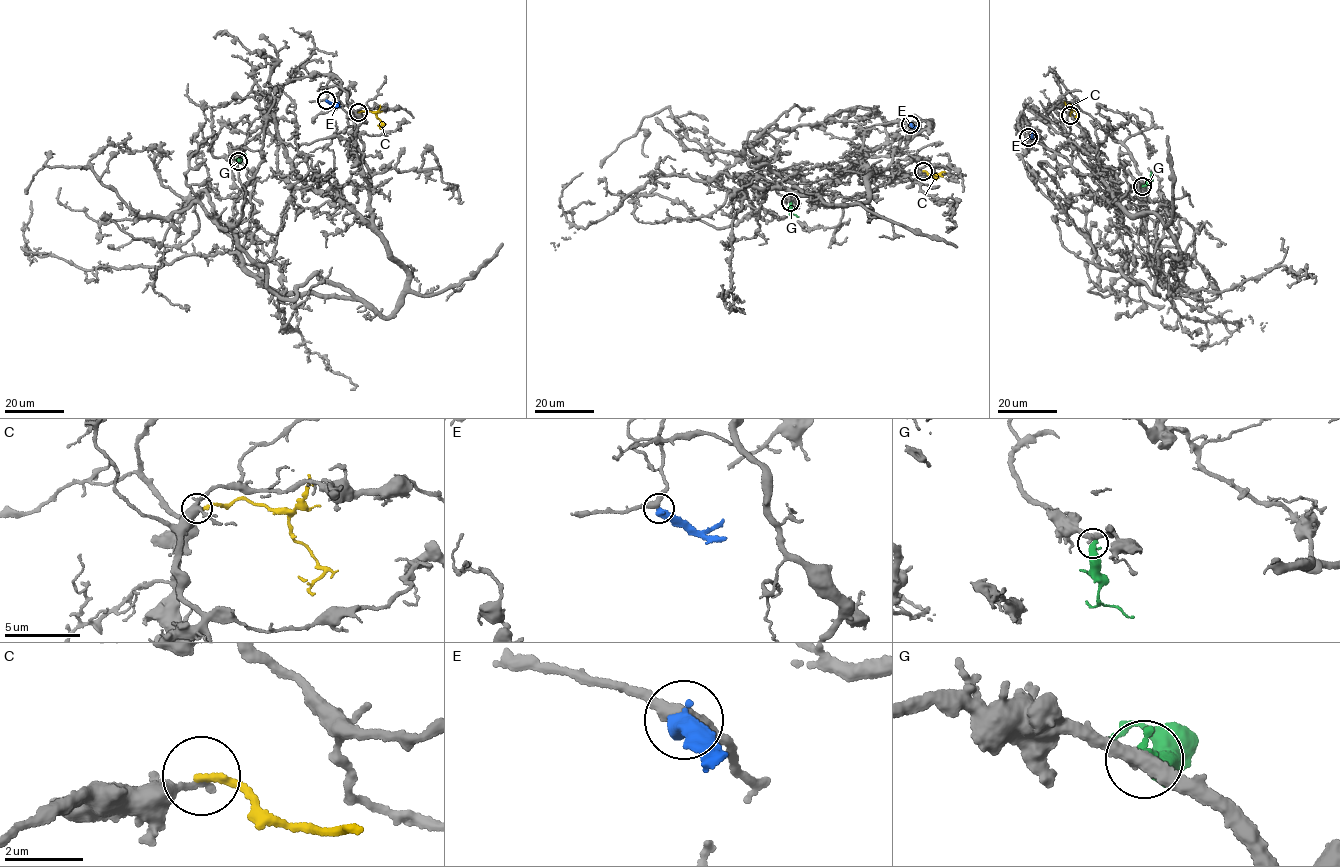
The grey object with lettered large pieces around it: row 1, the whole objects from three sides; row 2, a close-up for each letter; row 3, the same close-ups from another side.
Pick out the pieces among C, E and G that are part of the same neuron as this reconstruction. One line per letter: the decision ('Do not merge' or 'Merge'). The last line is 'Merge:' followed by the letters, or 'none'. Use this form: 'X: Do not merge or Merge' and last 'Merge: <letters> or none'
C: Do not merge
E: Do not merge
G: Do not merge
Merge: none

